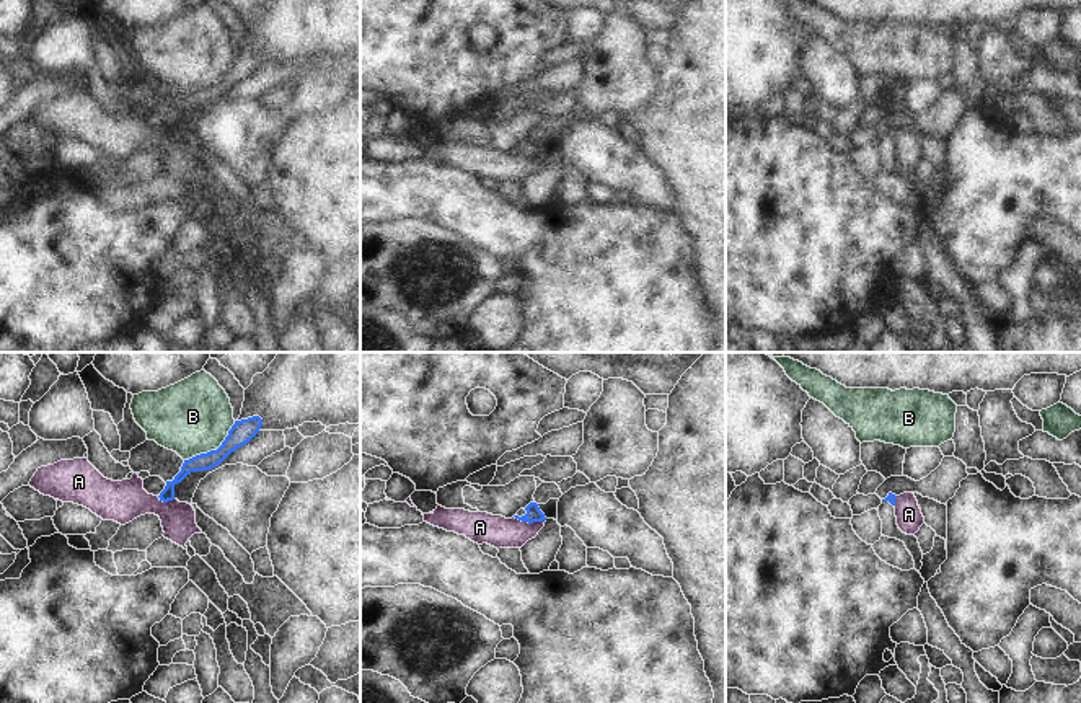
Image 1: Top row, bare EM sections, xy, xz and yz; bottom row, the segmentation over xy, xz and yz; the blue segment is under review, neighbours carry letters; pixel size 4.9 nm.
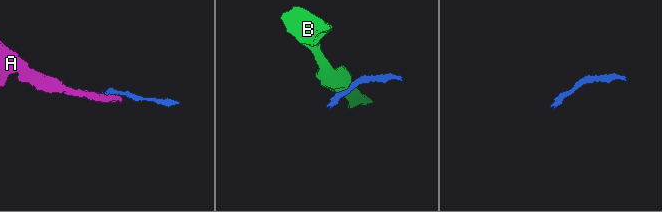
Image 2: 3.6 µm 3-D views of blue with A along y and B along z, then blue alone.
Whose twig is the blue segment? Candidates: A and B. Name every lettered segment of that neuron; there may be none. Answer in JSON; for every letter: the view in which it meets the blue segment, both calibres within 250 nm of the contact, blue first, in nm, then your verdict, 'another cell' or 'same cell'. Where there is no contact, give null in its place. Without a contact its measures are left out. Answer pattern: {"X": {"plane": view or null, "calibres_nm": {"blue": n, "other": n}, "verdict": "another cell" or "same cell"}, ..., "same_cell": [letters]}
{"A": {"plane": "xz", "calibres_nm": {"blue": 80, "other": 160}, "verdict": "another cell"}, "B": {"plane": "xy", "calibres_nm": {"blue": 110, "other": 380}, "verdict": "another cell"}, "same_cell": []}

